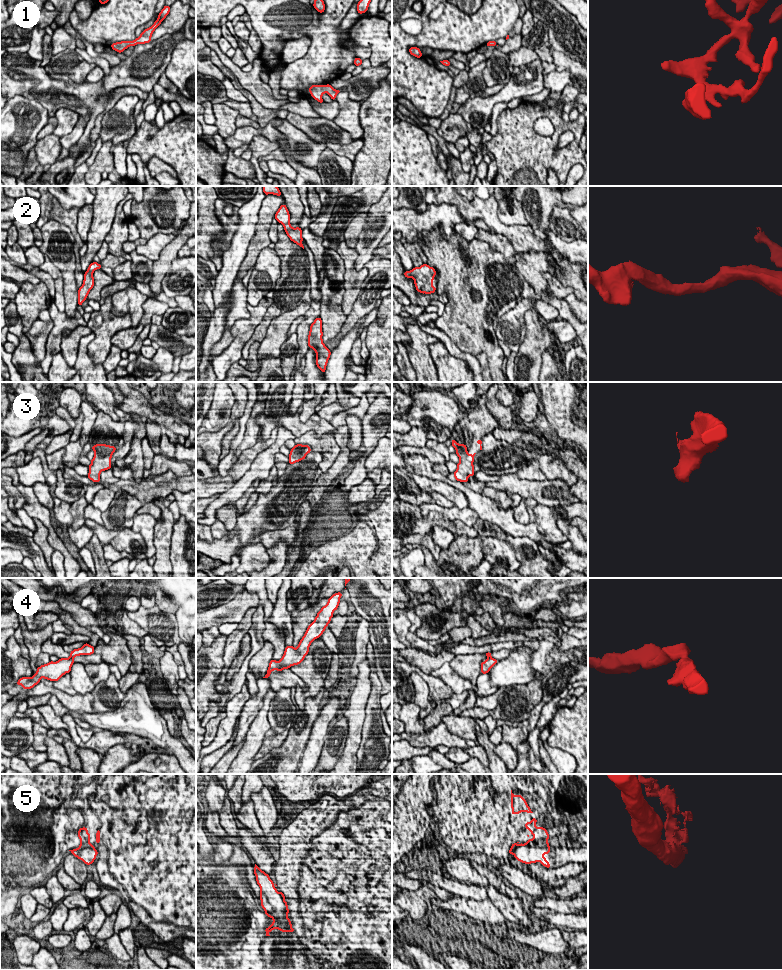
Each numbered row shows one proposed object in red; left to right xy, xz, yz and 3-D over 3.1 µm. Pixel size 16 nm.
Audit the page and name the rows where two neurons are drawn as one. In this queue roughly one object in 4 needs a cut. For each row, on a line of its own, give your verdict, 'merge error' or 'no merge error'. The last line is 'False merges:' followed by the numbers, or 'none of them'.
1: no merge error
2: no merge error
3: no merge error
4: merge error
5: merge error
False merges: 4, 5

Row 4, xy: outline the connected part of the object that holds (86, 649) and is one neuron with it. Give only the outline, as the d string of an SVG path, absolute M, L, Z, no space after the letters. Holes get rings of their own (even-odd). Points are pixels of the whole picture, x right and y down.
M85 643L81 648L74 649L73 651L70 652L70 657L74 658L75 656L80 656L80 655L91 655L94 654L94 647L89 645L88 643Z

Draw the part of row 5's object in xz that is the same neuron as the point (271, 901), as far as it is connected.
M256 864L254 866L254 874L261 889L260 900L262 908L274 918L278 918L280 923L287 924L287 920L284 918L286 913L285 903L280 893L274 887L273 881Z

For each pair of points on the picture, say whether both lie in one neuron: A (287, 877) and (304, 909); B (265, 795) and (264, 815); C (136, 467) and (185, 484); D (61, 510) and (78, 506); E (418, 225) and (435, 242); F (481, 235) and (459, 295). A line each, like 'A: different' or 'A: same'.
A: same
B: same
C: different
D: different
E: different
F: different

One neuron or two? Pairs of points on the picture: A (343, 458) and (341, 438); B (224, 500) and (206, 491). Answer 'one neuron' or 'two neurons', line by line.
A: one neuron
B: two neurons

